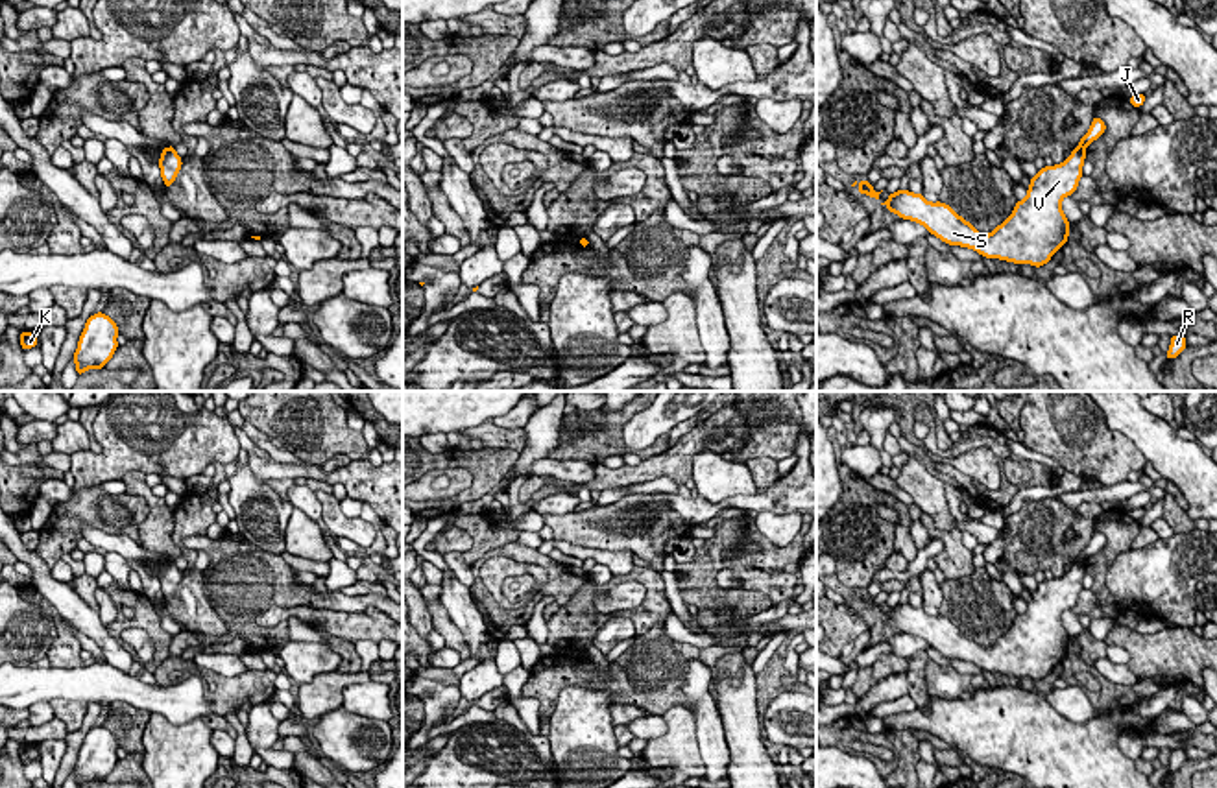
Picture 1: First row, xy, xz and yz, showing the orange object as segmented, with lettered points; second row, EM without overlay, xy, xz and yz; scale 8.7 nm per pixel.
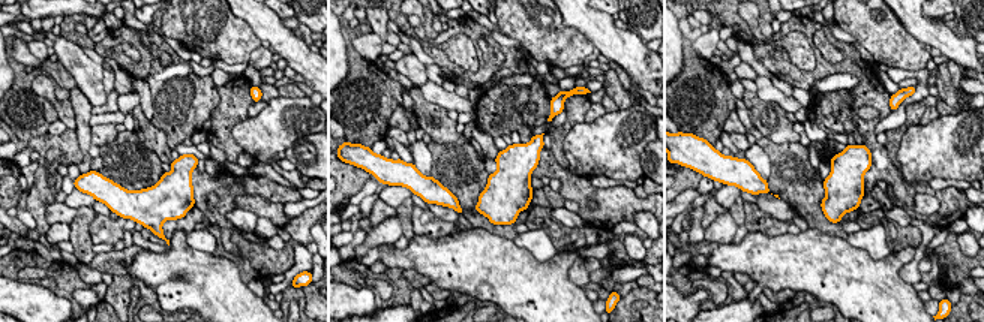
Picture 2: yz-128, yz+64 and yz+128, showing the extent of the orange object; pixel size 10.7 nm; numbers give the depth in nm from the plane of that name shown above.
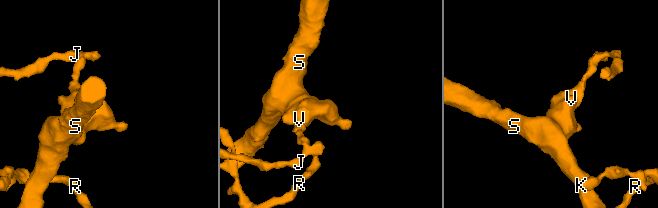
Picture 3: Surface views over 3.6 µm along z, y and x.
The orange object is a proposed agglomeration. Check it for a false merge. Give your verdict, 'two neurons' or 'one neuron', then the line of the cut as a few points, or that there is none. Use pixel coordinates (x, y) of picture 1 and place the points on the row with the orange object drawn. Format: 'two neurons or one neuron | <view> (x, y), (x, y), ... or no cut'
two neurons | yz (1077, 146), (1083, 150)

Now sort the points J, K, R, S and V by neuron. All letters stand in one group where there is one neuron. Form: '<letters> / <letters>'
J K R / S V

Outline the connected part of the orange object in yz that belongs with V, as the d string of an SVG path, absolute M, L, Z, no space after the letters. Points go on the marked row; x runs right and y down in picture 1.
M1077 148L1062 164L1038 170L1038 175L1030 177L1027 197L1018 201L1012 214L990 234L979 233L949 205L931 203L923 194L912 194L910 190L896 190L881 205L901 220L923 225L949 245L973 249L992 260L1040 268L1069 238L1071 225L1062 210L1062 199L1075 194L1084 159L1084 149Z

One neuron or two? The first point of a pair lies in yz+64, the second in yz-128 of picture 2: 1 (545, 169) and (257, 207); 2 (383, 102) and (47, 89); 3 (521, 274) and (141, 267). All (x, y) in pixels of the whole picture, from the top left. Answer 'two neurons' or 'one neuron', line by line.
1: one neuron
2: two neurons
3: one neuron

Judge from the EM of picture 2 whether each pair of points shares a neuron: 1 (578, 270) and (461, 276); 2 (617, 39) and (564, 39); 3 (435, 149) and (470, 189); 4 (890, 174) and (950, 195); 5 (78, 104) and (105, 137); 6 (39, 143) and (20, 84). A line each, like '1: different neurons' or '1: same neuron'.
1: different neurons
2: different neurons
3: same neuron
4: same neuron
5: different neurons
6: different neurons

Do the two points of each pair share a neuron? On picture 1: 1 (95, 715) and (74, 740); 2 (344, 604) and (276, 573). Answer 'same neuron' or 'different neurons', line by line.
1: same neuron
2: same neuron

